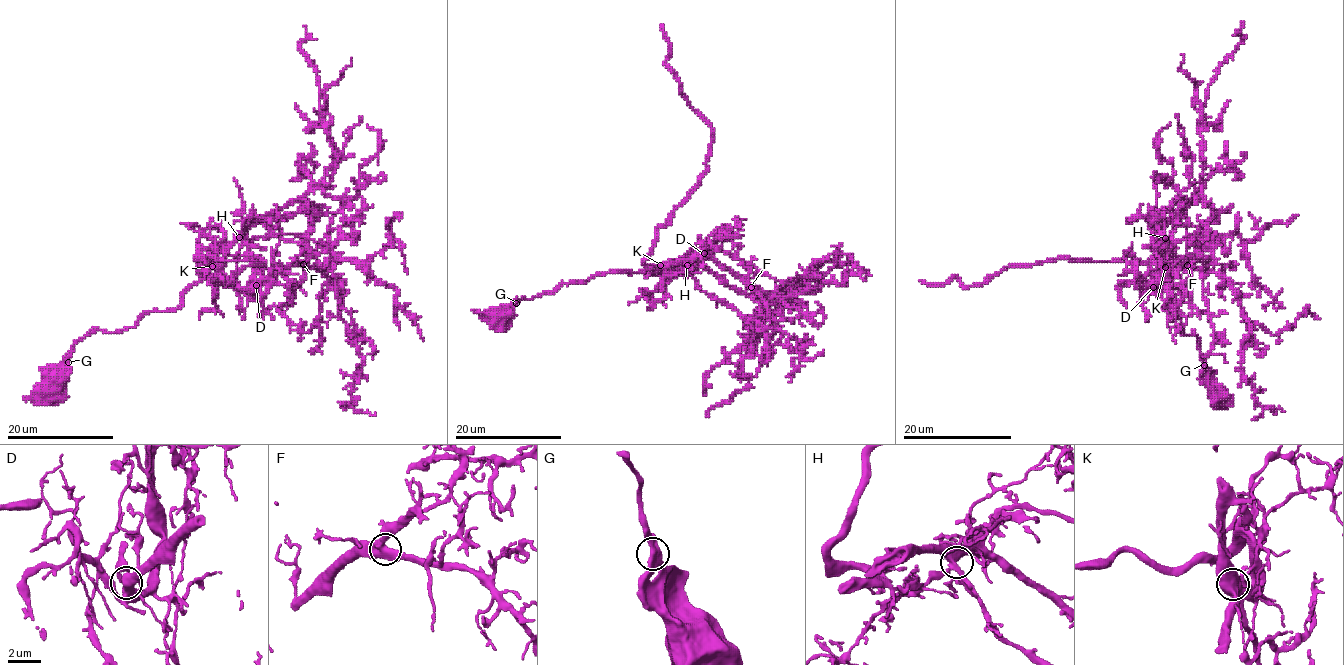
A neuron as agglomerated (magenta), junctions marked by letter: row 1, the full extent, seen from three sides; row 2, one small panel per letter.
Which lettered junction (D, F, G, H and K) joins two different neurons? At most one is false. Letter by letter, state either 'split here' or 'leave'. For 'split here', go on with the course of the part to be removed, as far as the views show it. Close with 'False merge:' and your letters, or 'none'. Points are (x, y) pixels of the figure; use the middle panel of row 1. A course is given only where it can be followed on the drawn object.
D: leave
F: leave
G: leave
H: leave
K: leave
False merge: none

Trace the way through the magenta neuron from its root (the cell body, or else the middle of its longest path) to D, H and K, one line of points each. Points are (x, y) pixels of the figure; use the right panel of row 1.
D: (1218, 392), (1207, 381), (1199, 340), (1183, 334), (1172, 312), (1167, 270), (1162, 285), (1153, 287)
H: (1218, 392), (1207, 381), (1199, 340), (1183, 334), (1172, 312), (1165, 238)
K: (1218, 392), (1207, 381), (1199, 340), (1194, 333), (1183, 334), (1182, 321), (1172, 312), (1173, 287), (1165, 268)

